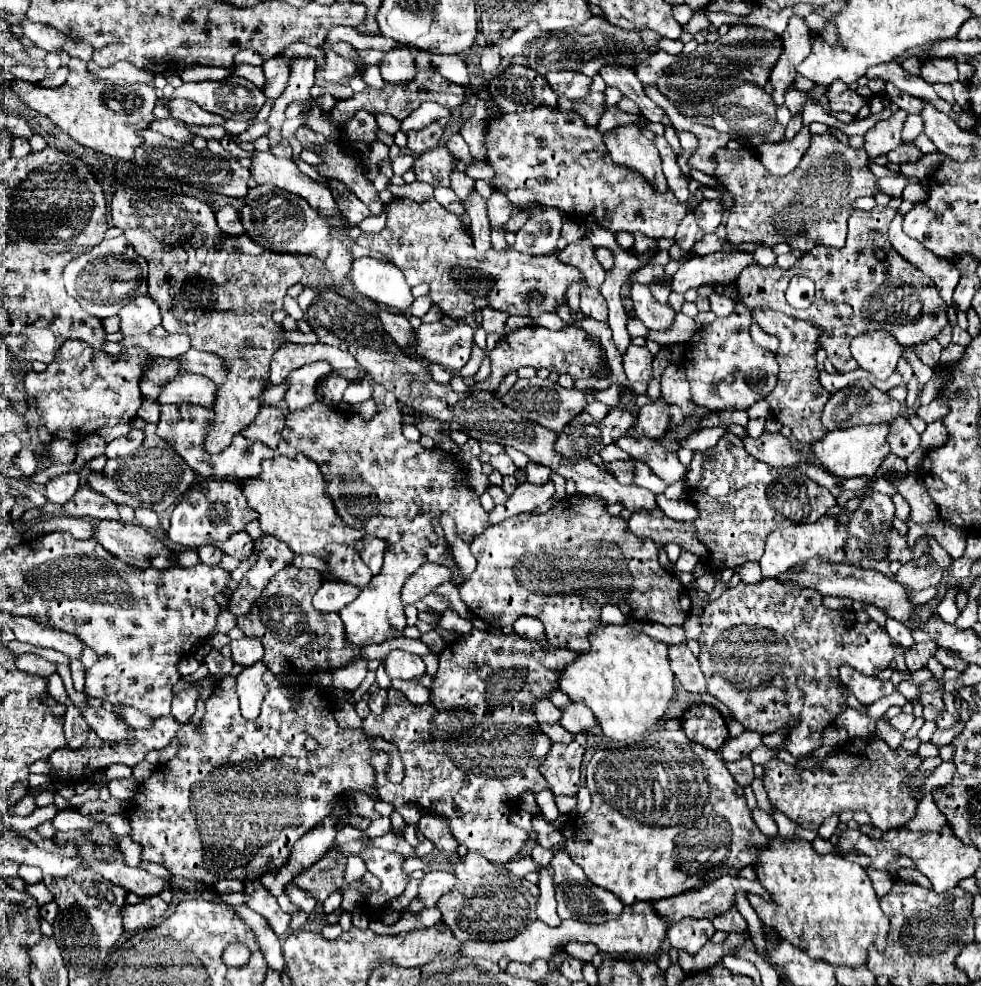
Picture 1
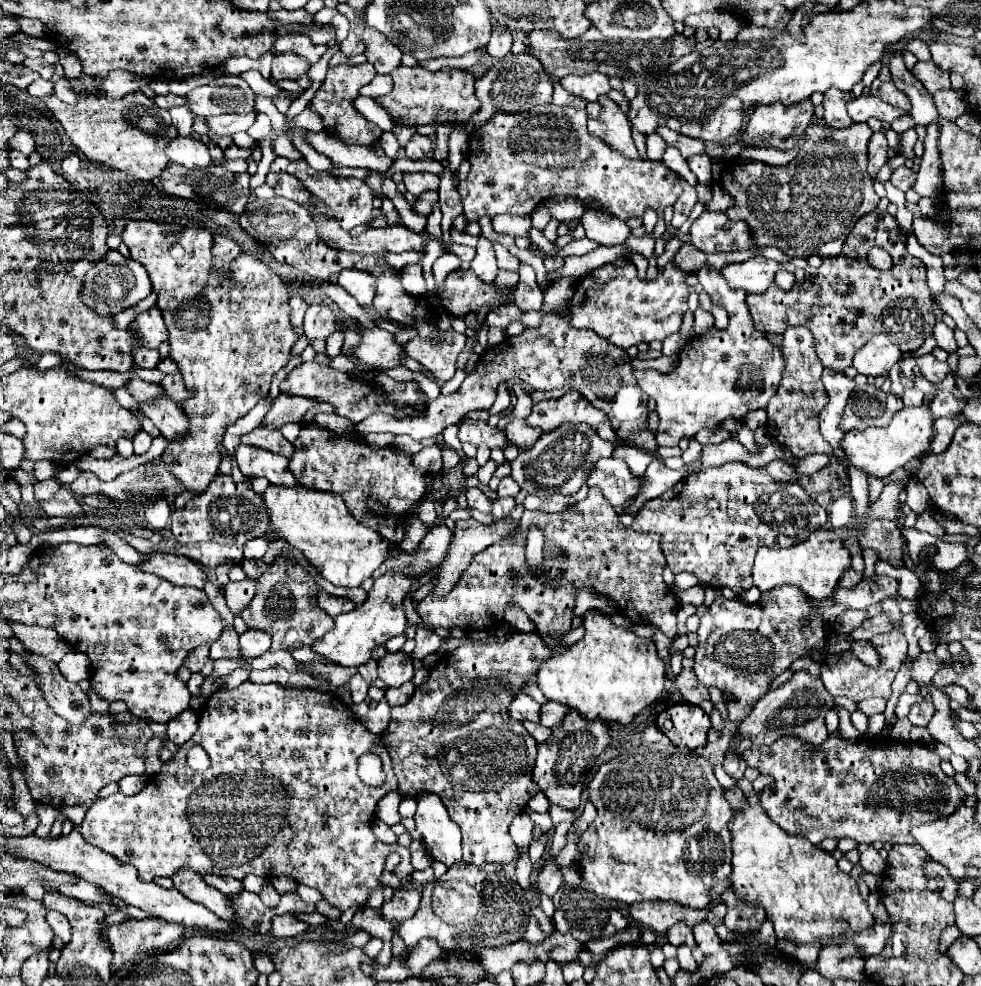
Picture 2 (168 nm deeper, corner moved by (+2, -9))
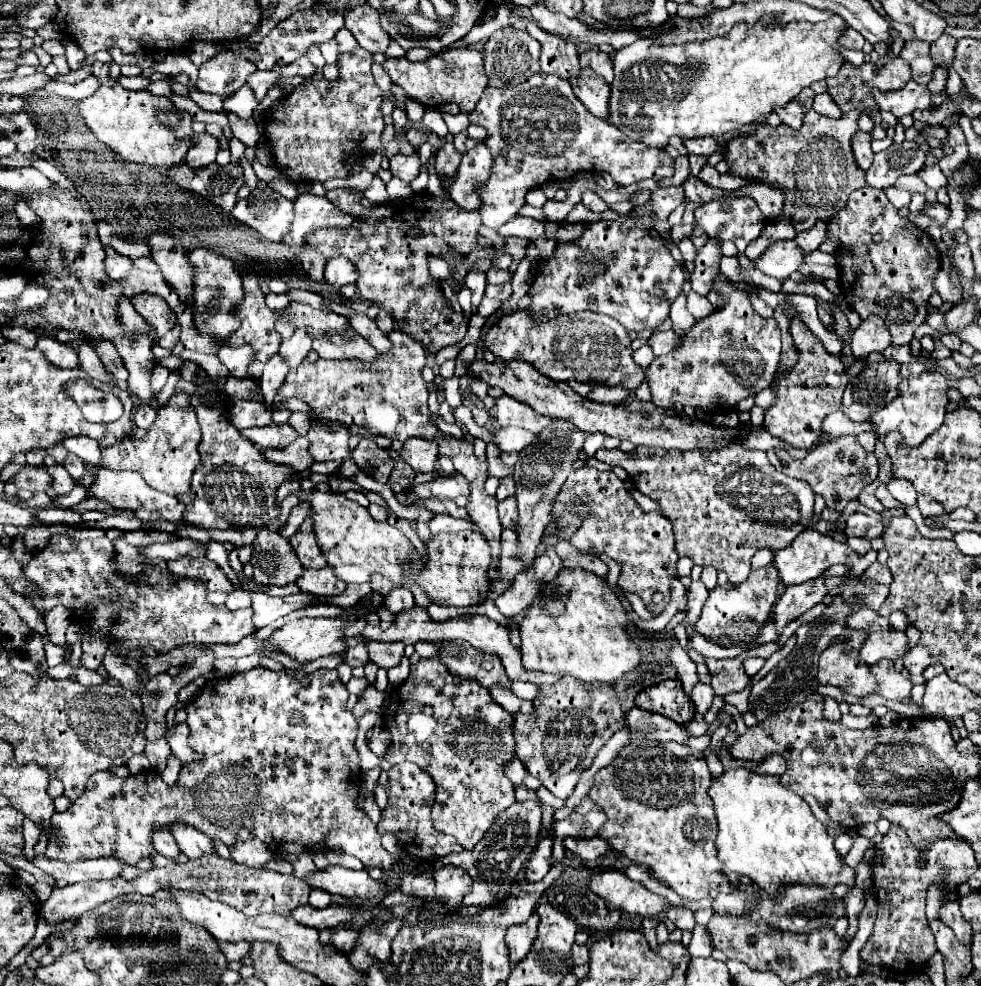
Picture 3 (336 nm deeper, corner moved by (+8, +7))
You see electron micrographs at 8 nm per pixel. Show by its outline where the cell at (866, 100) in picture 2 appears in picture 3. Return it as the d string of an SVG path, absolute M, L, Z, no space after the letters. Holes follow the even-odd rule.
M910 80L900 90L892 90L892 92L874 90L874 98L876 98L876 104L880 106L880 110L888 110L896 118L912 114L914 110L928 110L930 108L928 88L916 84L914 80Z

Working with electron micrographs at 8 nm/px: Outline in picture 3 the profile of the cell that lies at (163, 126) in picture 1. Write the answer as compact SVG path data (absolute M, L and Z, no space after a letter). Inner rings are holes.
M194 134L194 136L190 136L190 142L194 146L188 150L186 164L192 170L202 170L202 168L210 166L216 160L218 140L214 136L210 136L210 134Z

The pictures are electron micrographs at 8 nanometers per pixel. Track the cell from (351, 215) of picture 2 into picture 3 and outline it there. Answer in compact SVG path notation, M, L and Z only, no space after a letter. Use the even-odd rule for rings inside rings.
M364 48L340 54L338 82L322 78L298 85L264 112L266 144L284 178L290 182L324 182L334 176L344 176L348 156L362 158L378 150L382 150L386 158L398 154L398 140L382 144L382 90L376 86L370 66L372 54Z

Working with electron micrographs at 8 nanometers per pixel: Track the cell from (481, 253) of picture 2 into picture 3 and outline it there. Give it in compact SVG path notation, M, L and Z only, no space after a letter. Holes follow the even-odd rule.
M472 270L466 280L464 280L464 286L472 292L472 314L478 312L478 306L484 298L484 288L486 288L486 274L480 272L480 270Z

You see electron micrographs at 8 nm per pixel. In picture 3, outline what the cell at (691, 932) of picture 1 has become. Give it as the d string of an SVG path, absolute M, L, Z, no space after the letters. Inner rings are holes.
M672 906L668 908L666 916L680 928L680 930L694 930L696 922L694 922L694 914L686 908L678 908L678 906Z

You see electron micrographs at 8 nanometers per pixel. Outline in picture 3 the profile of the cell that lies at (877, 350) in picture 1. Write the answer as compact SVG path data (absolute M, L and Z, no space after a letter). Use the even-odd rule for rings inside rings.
M876 314L868 316L852 336L852 352L856 358L866 358L872 352L884 352L892 344L884 320Z

